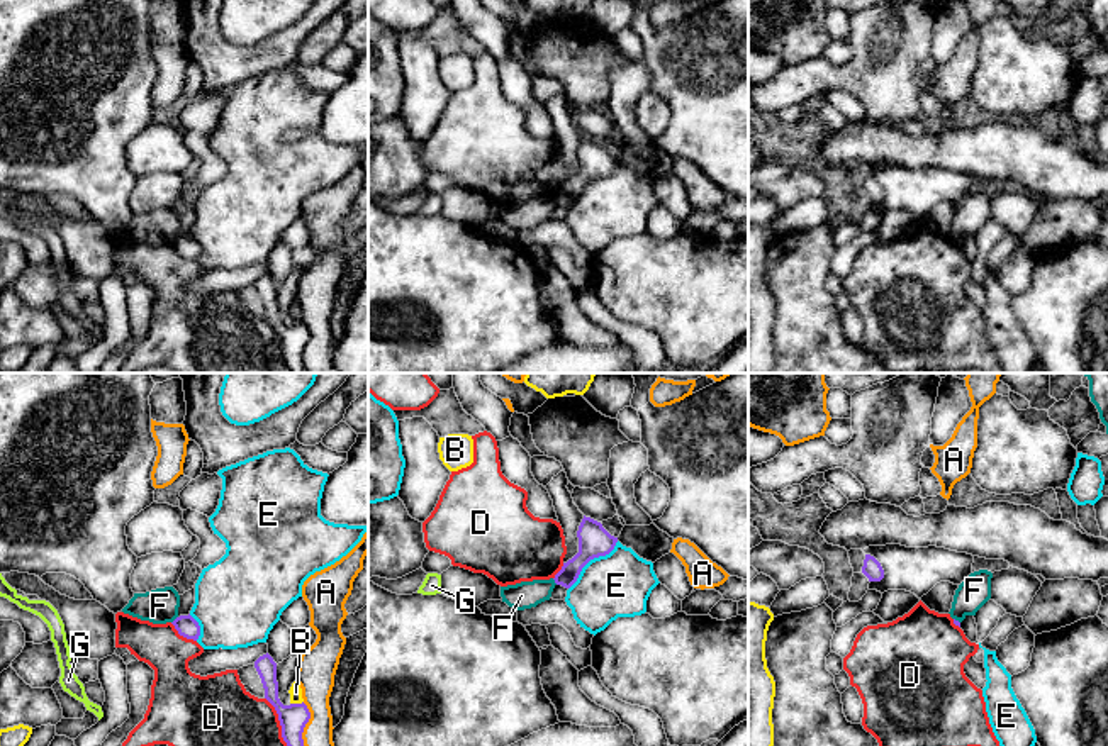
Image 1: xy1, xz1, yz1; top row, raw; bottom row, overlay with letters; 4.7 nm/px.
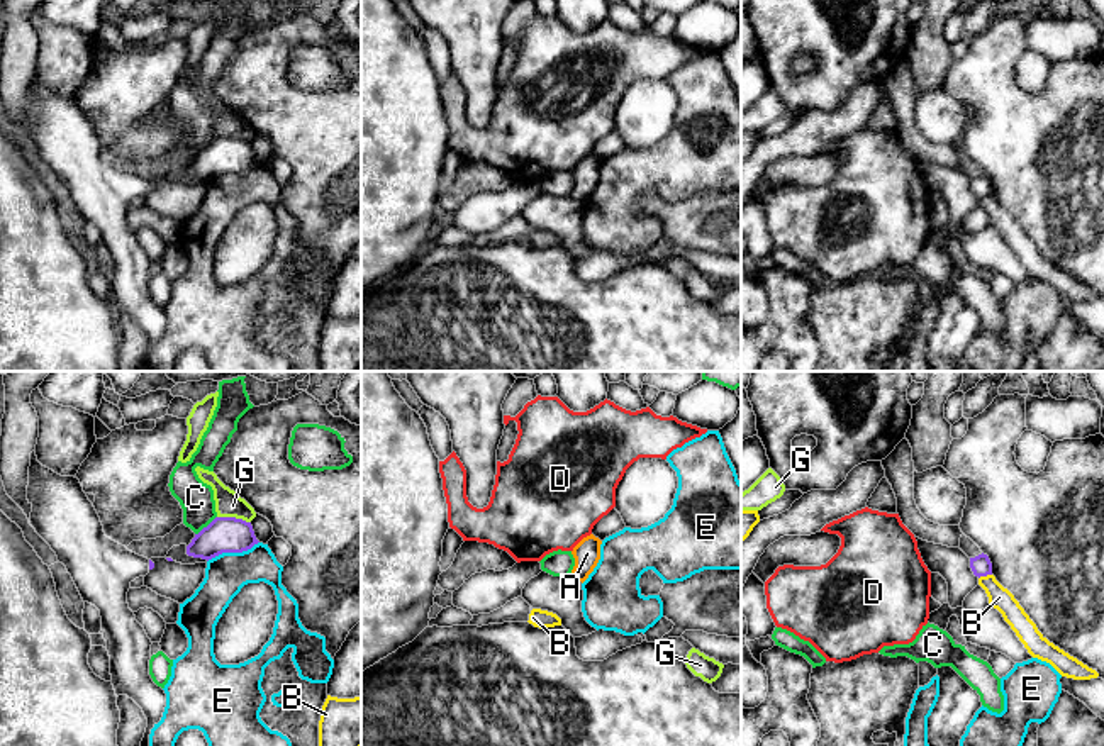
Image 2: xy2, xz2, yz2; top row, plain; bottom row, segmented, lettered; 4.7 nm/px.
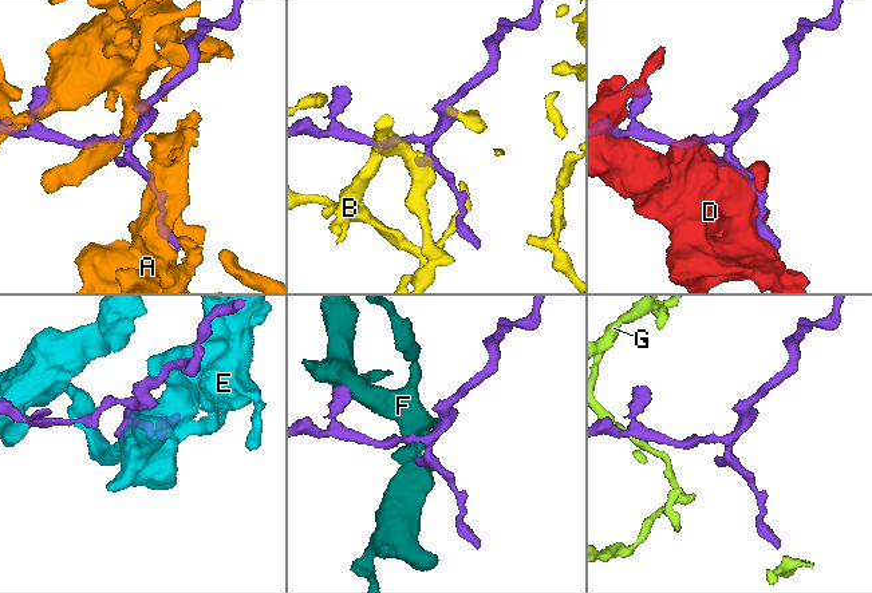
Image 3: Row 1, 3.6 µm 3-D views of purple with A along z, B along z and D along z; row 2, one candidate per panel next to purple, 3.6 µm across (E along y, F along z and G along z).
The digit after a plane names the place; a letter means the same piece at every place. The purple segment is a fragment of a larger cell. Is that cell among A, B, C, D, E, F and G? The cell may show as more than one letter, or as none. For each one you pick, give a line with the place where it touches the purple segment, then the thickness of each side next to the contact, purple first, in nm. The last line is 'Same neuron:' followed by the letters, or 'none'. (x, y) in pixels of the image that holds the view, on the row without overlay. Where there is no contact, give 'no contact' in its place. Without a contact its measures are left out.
Same neuron: none

